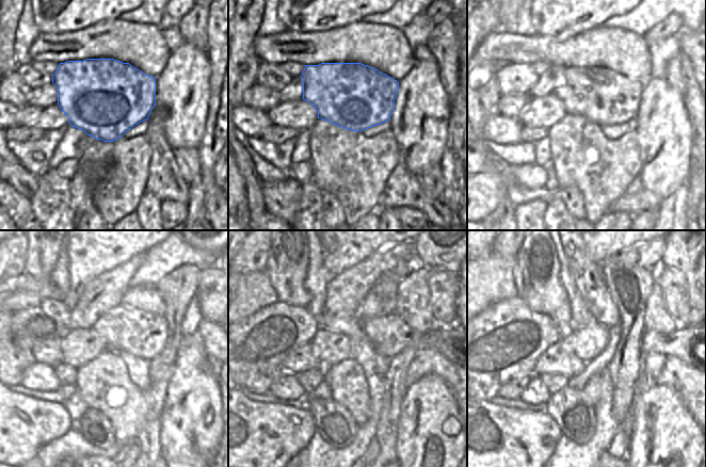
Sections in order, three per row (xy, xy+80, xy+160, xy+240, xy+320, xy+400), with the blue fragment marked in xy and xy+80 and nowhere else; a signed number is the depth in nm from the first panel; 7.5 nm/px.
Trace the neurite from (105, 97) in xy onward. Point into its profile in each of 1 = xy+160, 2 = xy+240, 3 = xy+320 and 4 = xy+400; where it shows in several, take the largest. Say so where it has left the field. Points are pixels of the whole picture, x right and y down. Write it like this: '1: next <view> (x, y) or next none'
1: next xy+160 (603, 96)
2: next xy+240 (141, 334)
3: next xy+320 (388, 334)
4: next xy+400 (684, 342)

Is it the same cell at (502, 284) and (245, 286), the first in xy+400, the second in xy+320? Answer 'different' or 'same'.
same

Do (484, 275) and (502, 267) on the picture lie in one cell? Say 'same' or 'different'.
same

